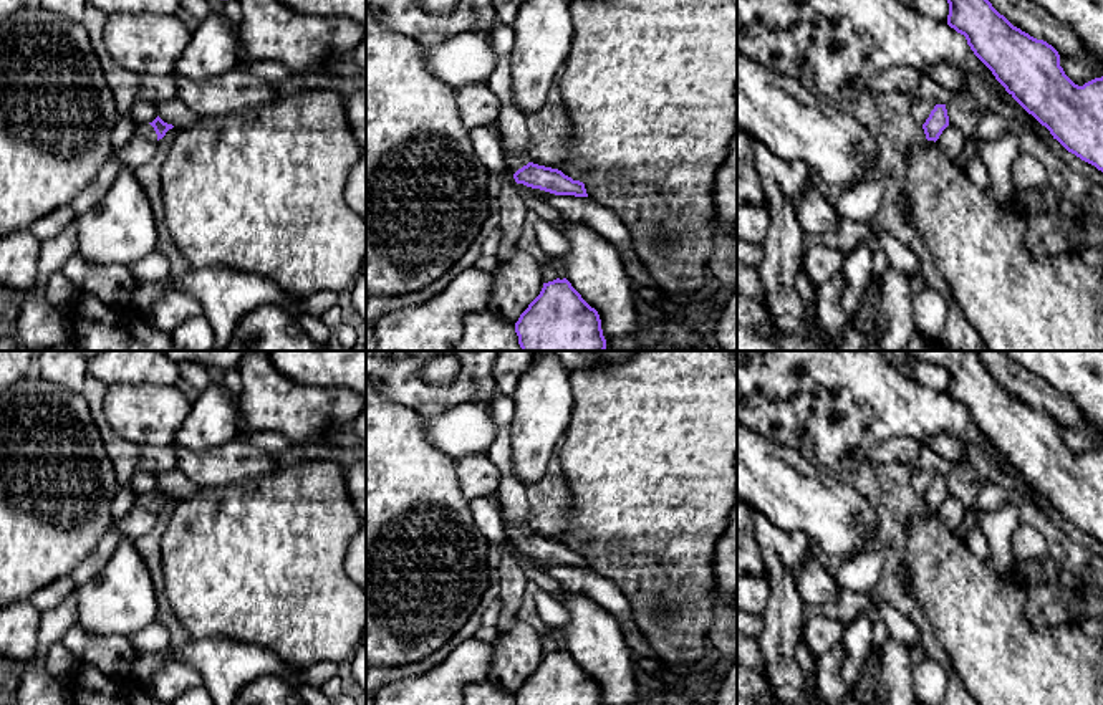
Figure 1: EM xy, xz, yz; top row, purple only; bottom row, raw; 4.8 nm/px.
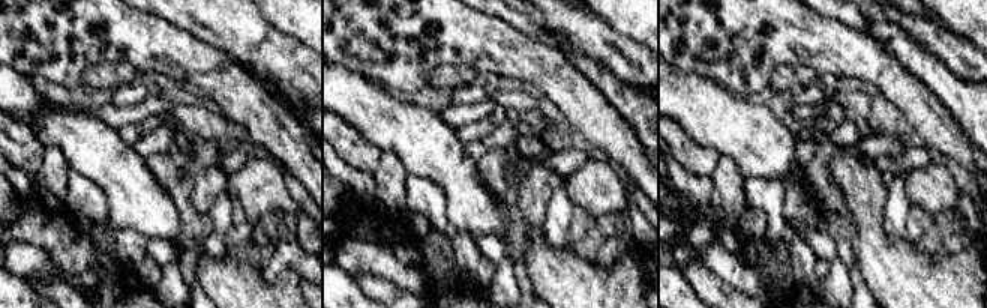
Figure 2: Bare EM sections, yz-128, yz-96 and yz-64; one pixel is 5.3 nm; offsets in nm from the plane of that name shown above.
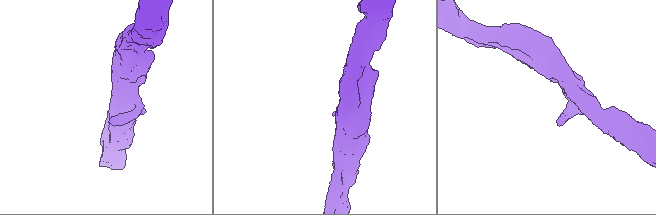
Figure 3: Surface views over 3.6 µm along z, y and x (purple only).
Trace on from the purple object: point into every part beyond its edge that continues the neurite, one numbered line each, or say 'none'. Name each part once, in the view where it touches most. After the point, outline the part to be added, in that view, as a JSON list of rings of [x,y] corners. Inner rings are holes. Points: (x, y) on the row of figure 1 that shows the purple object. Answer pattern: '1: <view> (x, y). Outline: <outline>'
1: xy (146, 129). Outline: [[[149,122],[137,124],[134,127],[134,136],[144,136],[144,137],[157,141],[157,134],[156,134],[154,127]]]

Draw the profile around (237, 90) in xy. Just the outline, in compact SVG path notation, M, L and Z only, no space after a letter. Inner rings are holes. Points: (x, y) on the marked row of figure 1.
M240 66L205 81L176 78L177 96L190 111L202 116L220 116L253 106L275 103L282 94Z

